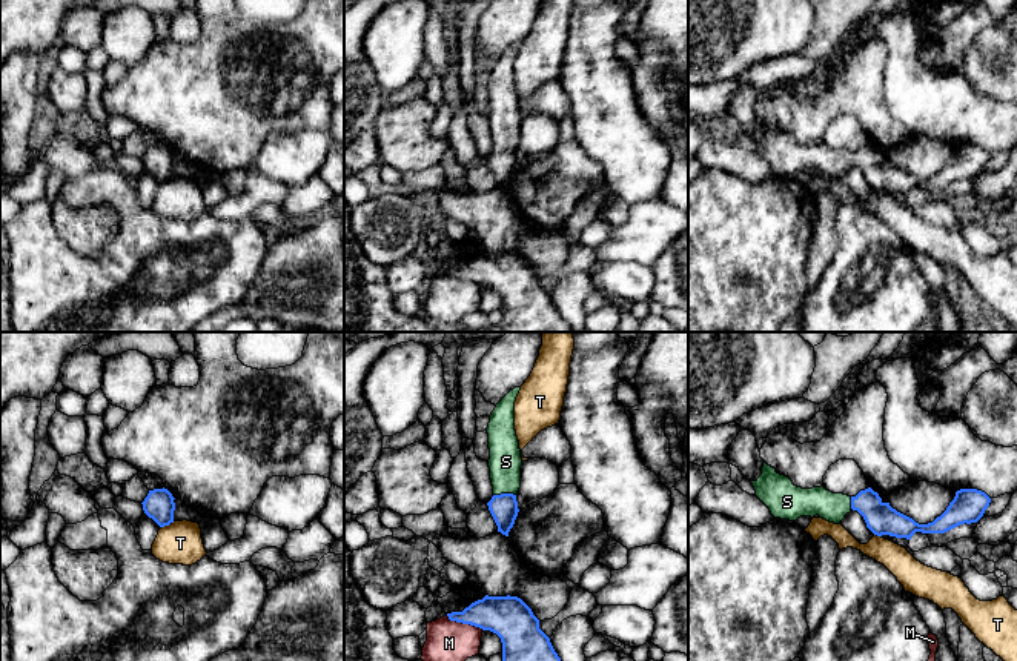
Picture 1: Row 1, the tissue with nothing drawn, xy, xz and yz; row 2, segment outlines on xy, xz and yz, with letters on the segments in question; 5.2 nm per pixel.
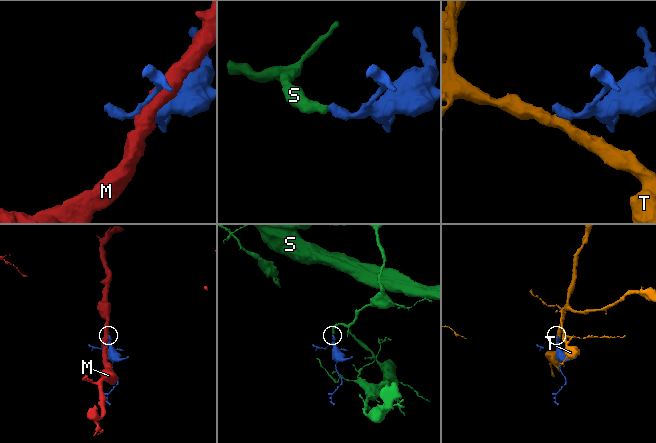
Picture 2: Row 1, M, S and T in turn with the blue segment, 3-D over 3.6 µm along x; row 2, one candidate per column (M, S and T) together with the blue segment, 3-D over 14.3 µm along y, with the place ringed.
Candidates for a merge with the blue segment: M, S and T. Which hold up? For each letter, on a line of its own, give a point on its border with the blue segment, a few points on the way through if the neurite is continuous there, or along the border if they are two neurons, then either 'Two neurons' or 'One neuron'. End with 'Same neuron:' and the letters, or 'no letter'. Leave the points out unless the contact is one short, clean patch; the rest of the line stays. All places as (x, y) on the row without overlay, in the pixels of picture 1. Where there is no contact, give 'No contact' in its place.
M: Touches blue at xz (464, 279). Two neurons
S: Touches blue at xz (504, 149). Path across: xz (504, 165), (504, 149), (506, 117). One neuron
T: Touches blue at xy (165, 180). Boundary: xy (169, 179), (162, 183). Two neurons
Same neuron: S

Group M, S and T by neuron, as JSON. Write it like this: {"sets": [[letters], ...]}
{"sets": [["M"], ["S"], ["T"]]}

